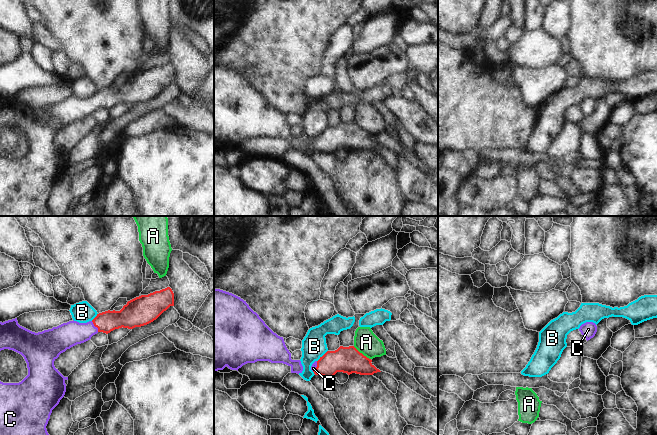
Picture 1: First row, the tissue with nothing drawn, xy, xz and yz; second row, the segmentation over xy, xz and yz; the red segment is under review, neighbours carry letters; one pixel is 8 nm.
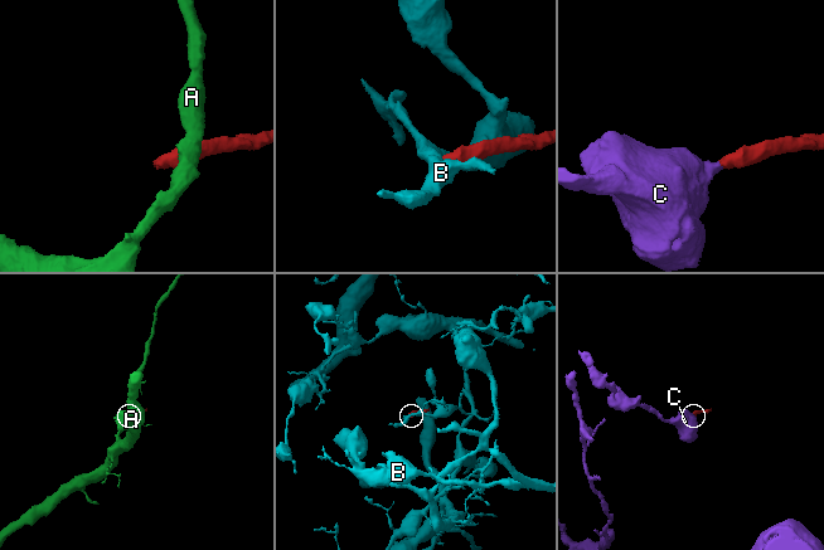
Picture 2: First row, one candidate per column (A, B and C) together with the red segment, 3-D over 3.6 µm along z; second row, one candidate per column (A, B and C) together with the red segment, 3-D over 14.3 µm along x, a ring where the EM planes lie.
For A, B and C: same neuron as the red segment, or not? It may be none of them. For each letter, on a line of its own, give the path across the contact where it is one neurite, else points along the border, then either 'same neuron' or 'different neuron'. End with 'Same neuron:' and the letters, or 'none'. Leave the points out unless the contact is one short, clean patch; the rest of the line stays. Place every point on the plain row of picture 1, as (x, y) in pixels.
A: along xz (353, 122), (370, 135) | different neuron
B: along xz (327, 126), (317, 137) | different neuron
C: across xy (107, 97), (95, 102), (83, 108), (66, 111) | same neuron
Same neuron: C

